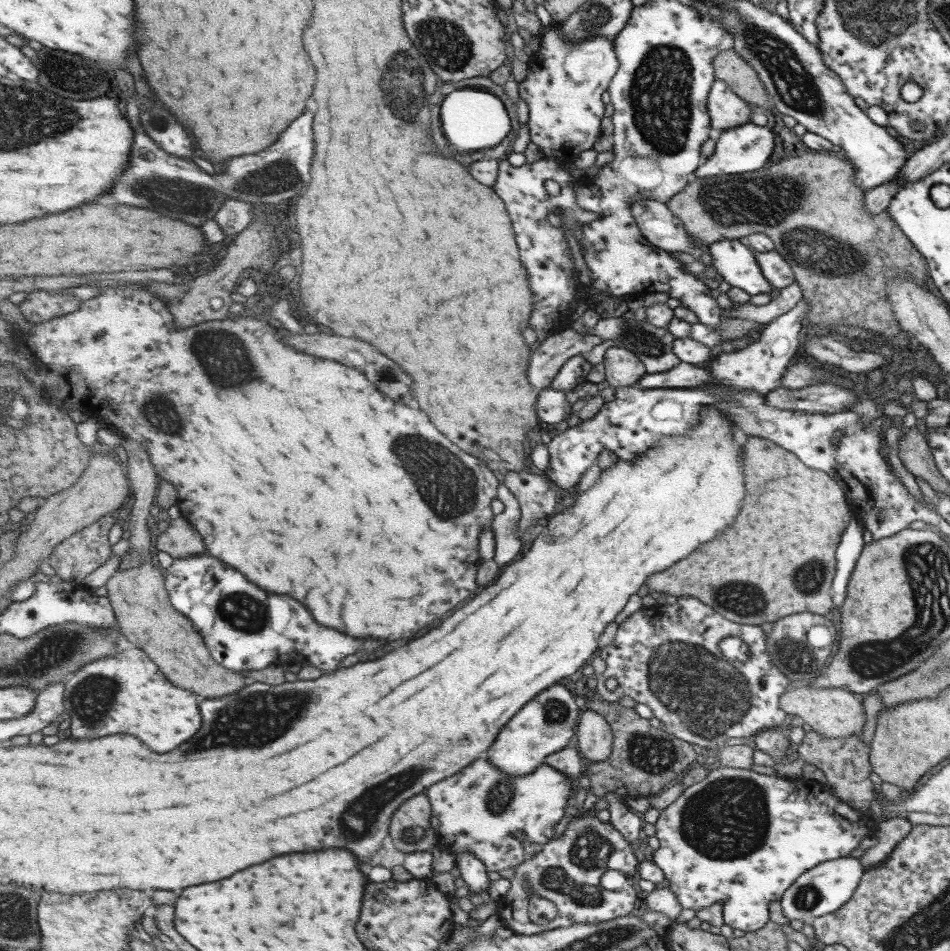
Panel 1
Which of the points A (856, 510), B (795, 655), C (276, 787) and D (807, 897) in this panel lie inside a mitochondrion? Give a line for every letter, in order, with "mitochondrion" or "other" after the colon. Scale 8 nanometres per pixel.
A: other
B: mitochondrion
C: other
D: mitochondrion

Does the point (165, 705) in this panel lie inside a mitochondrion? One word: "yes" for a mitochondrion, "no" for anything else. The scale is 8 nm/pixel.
no

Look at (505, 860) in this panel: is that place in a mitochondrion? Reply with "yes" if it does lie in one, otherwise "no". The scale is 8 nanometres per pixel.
no

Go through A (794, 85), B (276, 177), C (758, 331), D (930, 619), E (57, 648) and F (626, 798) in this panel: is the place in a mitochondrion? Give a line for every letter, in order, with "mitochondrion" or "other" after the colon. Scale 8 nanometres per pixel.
A: mitochondrion
B: mitochondrion
C: other
D: mitochondrion
E: mitochondrion
F: other

